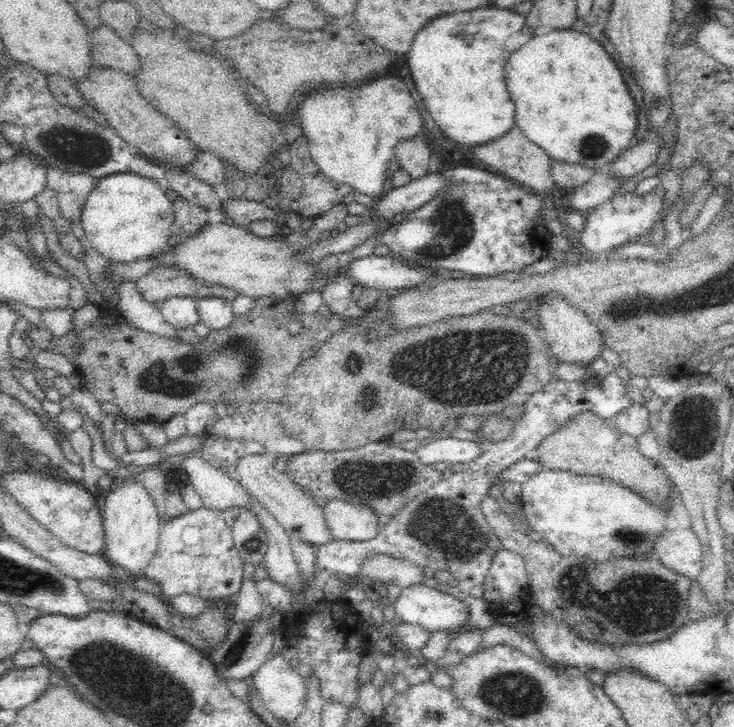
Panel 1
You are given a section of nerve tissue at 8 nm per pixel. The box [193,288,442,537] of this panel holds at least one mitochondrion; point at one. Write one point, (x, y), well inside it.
(388, 478)

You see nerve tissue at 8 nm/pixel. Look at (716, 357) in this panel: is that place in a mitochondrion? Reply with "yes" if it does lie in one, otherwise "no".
no

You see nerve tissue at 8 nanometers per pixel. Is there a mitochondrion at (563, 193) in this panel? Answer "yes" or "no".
no

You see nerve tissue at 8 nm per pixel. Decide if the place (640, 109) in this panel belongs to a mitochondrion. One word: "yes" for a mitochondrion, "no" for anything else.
no

